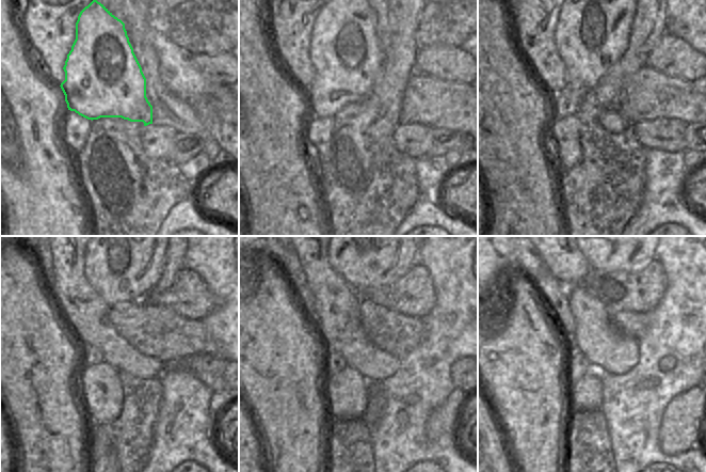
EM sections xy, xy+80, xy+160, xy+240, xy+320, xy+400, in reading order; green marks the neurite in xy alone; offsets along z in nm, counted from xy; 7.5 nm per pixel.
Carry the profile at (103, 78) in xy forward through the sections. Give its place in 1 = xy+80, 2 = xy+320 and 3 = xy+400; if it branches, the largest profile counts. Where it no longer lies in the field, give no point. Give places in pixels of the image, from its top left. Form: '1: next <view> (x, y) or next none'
1: next xy+80 (345, 50)
2: next xy+320 (366, 257)
3: next xy+400 (628, 257)

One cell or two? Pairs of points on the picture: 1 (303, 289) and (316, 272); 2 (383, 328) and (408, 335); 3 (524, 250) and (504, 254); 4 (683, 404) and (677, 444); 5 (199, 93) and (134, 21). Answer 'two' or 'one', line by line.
1: two
2: one
3: two
4: one
5: two

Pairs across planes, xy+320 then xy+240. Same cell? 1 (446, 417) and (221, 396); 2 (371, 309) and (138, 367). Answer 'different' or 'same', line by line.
1: same
2: different

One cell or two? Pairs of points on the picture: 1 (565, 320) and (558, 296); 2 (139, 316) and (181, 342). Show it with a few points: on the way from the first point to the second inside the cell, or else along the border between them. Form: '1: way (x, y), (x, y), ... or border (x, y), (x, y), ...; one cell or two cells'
1: way (562, 314), (558, 302); one cell
2: way (149, 327), (162, 335), (171, 336); one cell

